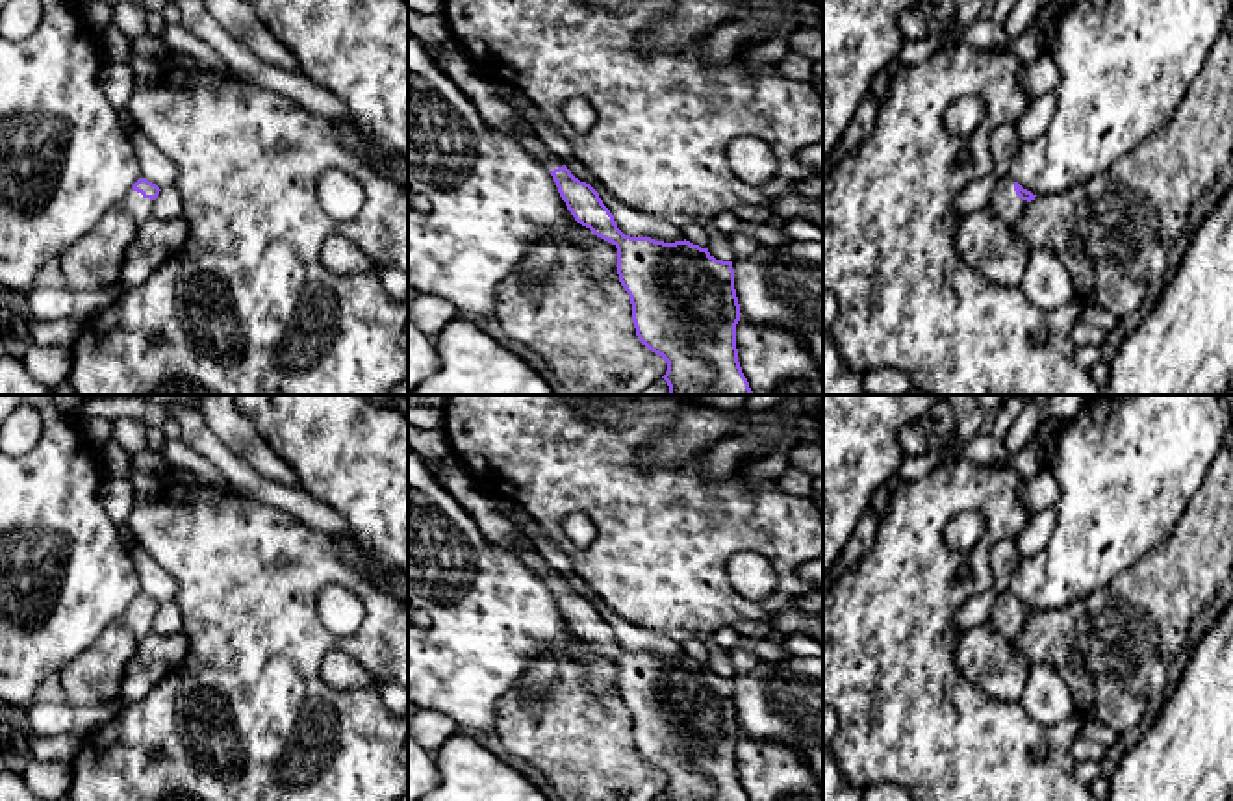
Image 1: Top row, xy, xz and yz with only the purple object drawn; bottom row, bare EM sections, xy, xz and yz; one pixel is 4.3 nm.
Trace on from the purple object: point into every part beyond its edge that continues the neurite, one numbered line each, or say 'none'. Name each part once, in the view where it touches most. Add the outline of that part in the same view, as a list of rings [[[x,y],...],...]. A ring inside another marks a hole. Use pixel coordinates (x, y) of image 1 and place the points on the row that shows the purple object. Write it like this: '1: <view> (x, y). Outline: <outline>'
1: yz (1005, 203). Outline: [[[1011,176],[999,178],[992,191],[990,210],[1007,224],[1014,224],[1027,210],[1029,202],[1022,200],[1014,191]]]

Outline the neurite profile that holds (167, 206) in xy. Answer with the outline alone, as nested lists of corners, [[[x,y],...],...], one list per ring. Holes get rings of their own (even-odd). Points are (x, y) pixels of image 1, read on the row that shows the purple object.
[[[174,185],[161,189],[154,200],[152,215],[159,221],[172,221],[182,217],[182,213],[184,204],[180,191]]]

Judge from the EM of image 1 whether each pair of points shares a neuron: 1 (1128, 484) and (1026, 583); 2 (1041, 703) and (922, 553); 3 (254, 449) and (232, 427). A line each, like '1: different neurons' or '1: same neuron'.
1: same neuron
2: different neurons
3: same neuron

